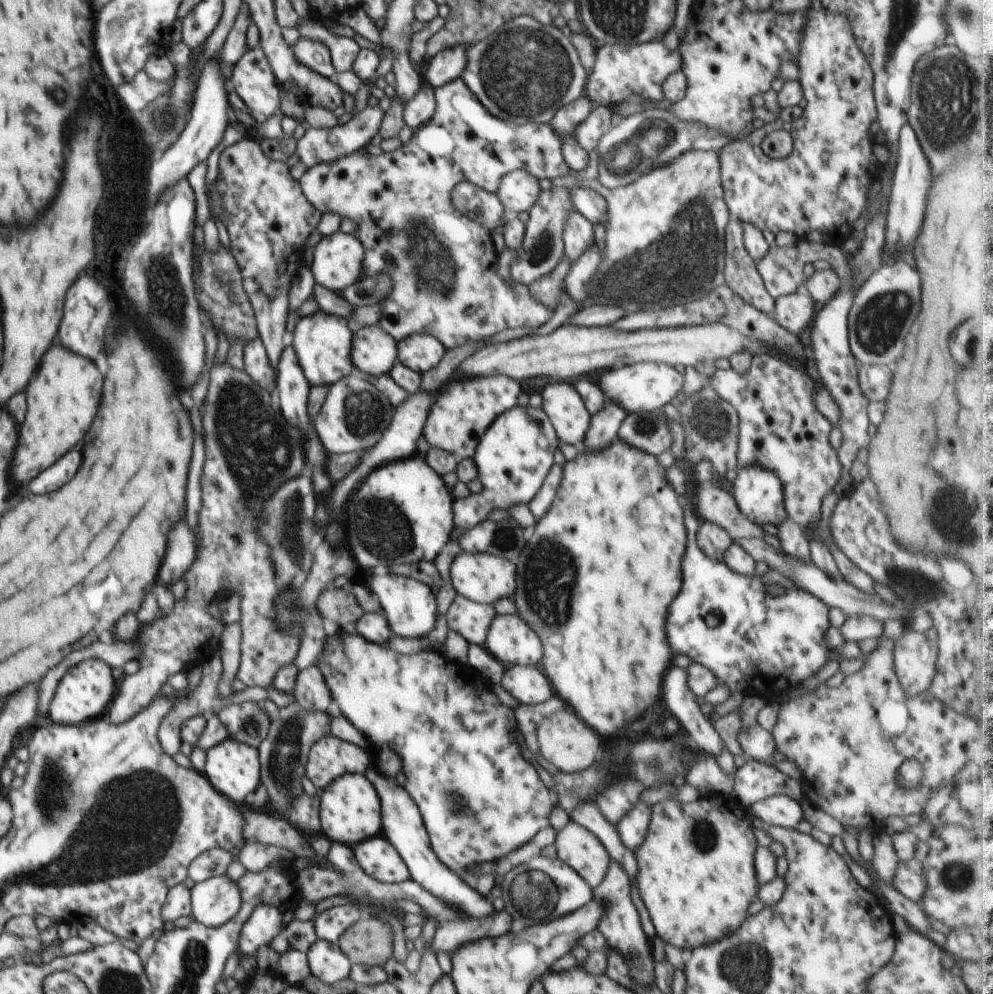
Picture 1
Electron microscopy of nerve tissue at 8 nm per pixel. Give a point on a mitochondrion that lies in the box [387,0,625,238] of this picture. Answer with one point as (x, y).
(525, 72)

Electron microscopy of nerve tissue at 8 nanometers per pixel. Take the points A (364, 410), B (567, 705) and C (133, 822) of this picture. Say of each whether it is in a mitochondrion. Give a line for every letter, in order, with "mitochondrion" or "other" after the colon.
A: mitochondrion
B: other
C: mitochondrion

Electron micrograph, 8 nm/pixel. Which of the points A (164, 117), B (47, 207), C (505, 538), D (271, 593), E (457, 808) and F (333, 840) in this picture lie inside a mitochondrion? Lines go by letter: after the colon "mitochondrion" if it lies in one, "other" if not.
A: mitochondrion
B: other
C: mitochondrion
D: other
E: mitochondrion
F: other

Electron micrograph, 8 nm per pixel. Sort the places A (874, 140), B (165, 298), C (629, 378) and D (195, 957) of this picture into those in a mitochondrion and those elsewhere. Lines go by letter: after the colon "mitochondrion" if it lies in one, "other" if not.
A: other
B: mitochondrion
C: other
D: mitochondrion

